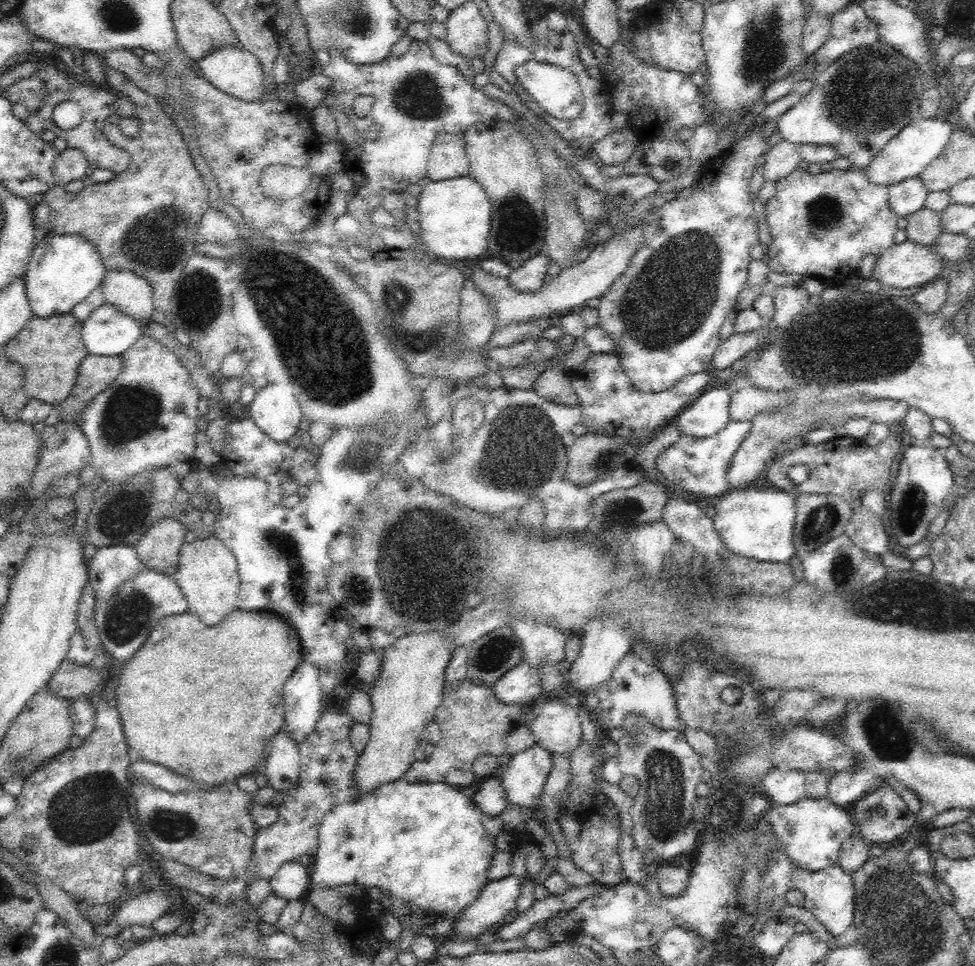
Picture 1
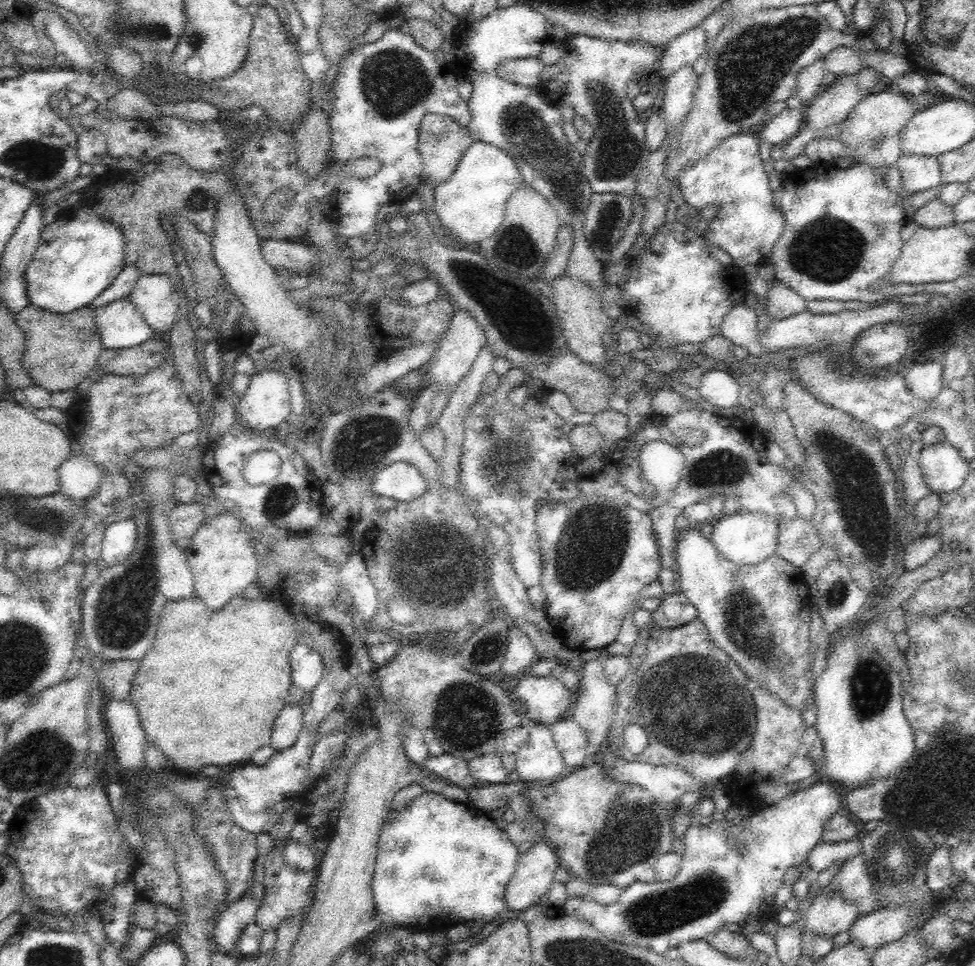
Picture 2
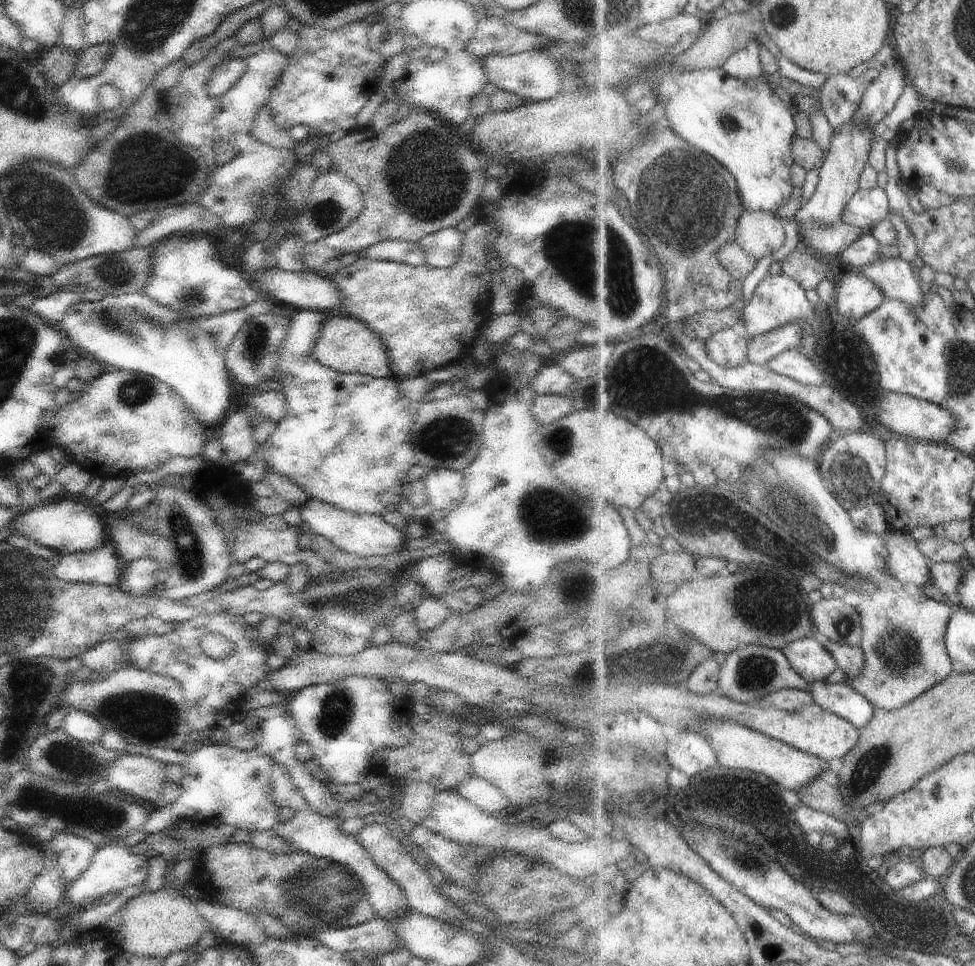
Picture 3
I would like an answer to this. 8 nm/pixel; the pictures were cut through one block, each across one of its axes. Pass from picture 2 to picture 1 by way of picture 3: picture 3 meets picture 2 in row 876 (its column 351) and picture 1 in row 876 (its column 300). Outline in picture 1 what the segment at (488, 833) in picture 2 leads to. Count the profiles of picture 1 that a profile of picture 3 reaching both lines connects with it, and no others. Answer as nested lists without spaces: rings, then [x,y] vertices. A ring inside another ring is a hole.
[[[404,778],[381,784],[370,792],[362,793],[358,800],[333,806],[324,815],[320,828],[318,828],[319,845],[315,852],[314,873],[311,875],[310,889],[314,890],[316,887],[320,889],[342,888],[345,885],[360,885],[368,888],[377,886],[382,893],[402,900],[402,903],[406,903],[412,910],[420,910],[422,913],[432,915],[434,921],[440,917],[454,920],[478,896],[482,887],[492,881],[491,878],[488,878],[488,869],[493,854],[497,851],[496,838],[486,834],[482,822],[483,815],[483,812],[478,810],[478,807],[473,803],[472,798],[466,797],[459,788],[451,784],[437,783],[436,781],[427,783],[412,781],[410,783]]]

